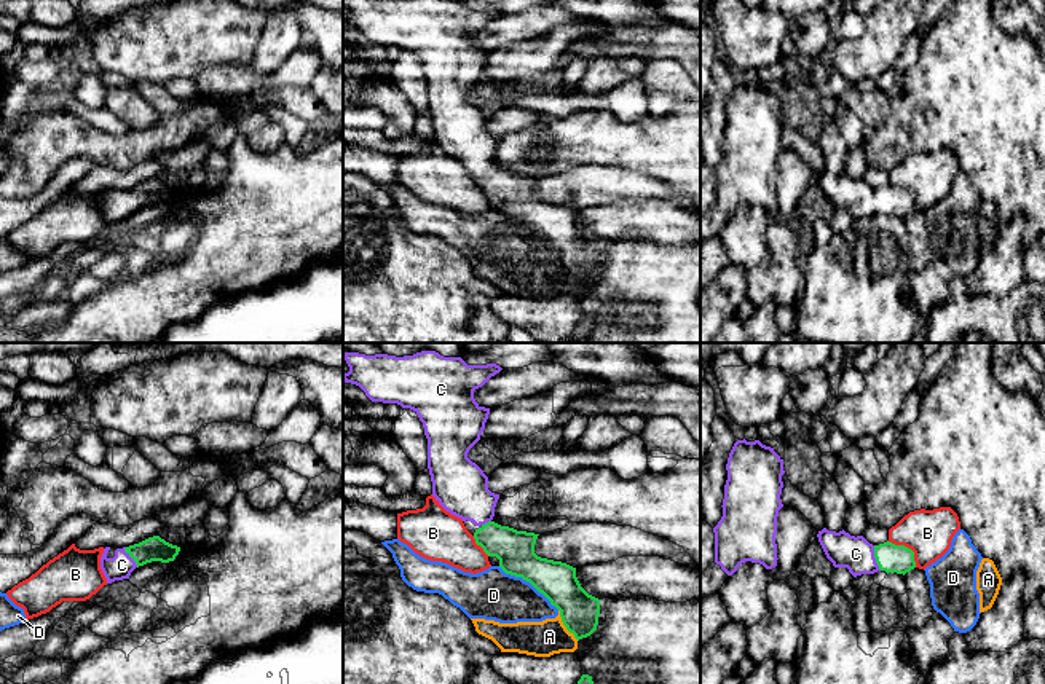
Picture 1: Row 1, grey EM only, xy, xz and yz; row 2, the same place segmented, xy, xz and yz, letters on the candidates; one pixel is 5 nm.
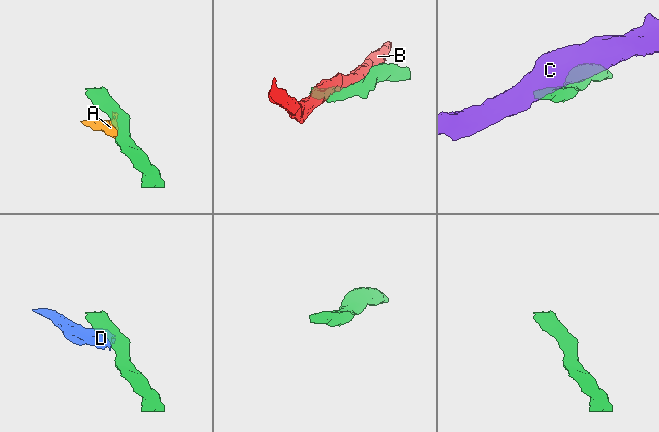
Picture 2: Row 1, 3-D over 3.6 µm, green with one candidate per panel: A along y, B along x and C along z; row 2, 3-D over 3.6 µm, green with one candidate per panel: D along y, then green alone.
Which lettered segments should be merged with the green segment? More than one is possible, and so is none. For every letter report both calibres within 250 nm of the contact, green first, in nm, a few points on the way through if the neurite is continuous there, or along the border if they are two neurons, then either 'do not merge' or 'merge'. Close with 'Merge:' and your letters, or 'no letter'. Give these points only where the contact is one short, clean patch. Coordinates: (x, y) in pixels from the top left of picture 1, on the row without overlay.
A: 200/180 nm | do not merge
B: 140/240 nm | do not merge
C: 140/170 nm | across yz (892, 201), (876, 201), (863, 201), (855, 196) | merge
D: 200/260 nm | do not merge
Merge: C

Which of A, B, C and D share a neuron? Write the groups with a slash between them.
A D / B / C

